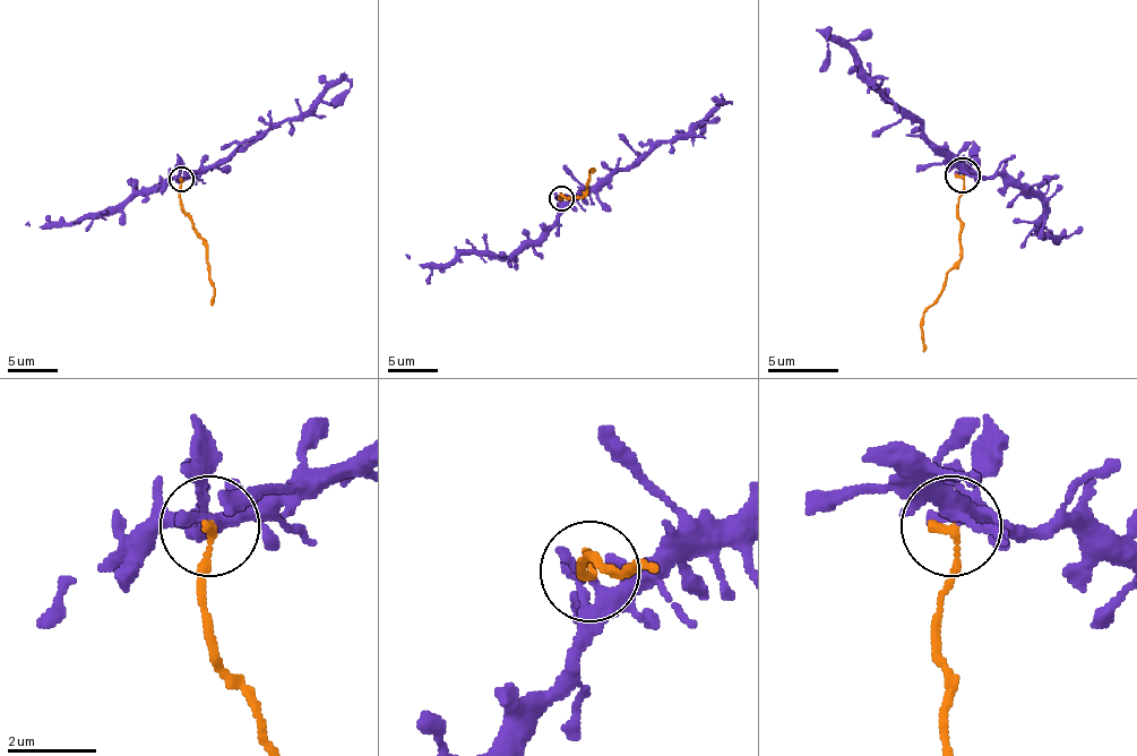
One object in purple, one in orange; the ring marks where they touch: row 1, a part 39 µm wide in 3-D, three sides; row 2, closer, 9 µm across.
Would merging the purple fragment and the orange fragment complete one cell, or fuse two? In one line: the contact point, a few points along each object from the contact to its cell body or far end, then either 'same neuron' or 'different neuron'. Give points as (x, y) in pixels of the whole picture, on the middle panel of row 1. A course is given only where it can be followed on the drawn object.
(561, 198) | purple via (561, 198), (571, 202), (596, 191), (657, 146), (685, 138), (709, 113), (730, 101), (712, 99) | orange via (561, 198), (559, 196), (582, 196), (589, 171), (594, 169), (592, 171) | different neuron

